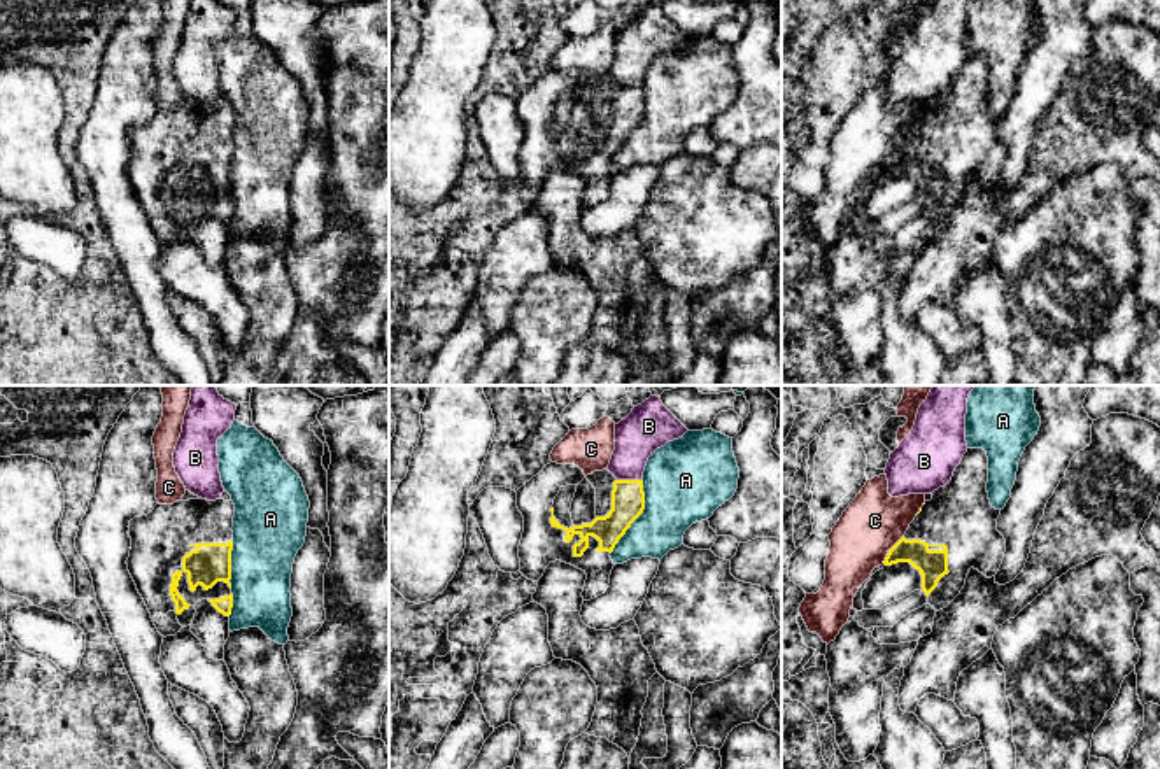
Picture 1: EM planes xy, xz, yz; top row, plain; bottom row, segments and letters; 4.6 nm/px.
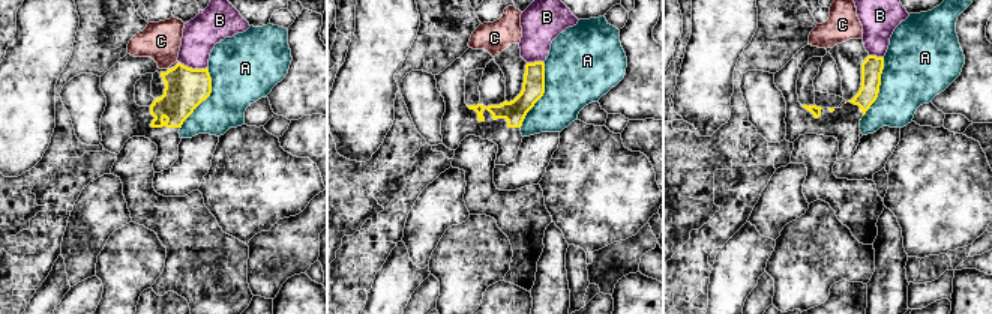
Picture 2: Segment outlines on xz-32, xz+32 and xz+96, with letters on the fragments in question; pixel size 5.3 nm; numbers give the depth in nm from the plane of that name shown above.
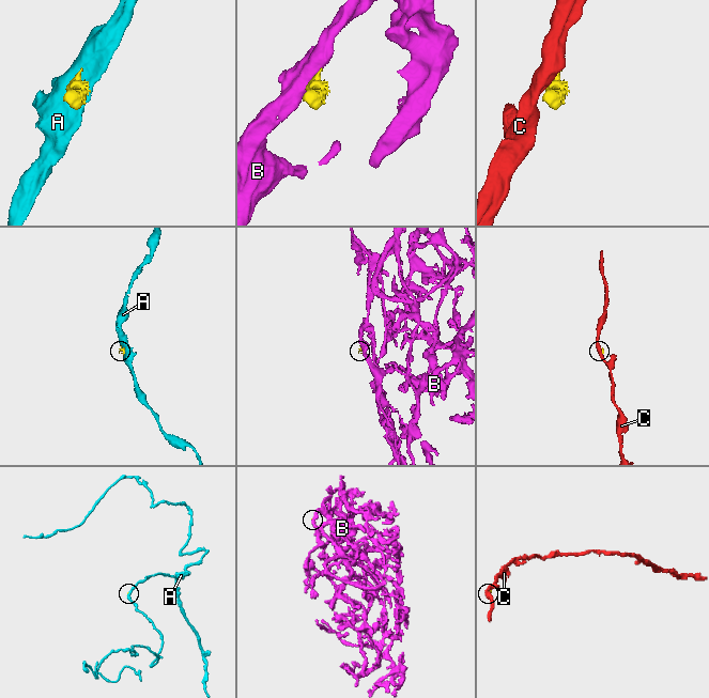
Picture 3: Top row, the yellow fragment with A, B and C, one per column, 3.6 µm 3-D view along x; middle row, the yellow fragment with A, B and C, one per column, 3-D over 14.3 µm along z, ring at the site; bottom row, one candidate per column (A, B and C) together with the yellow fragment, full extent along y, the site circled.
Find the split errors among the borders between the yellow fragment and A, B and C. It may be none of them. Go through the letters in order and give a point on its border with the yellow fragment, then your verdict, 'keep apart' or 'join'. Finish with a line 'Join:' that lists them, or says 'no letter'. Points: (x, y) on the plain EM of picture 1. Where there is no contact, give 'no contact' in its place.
A: contact xz (638, 123); keep apart
B: contact xz (629, 88); keep apart
C: contact yz (891, 156); keep apart
Join: no letter

